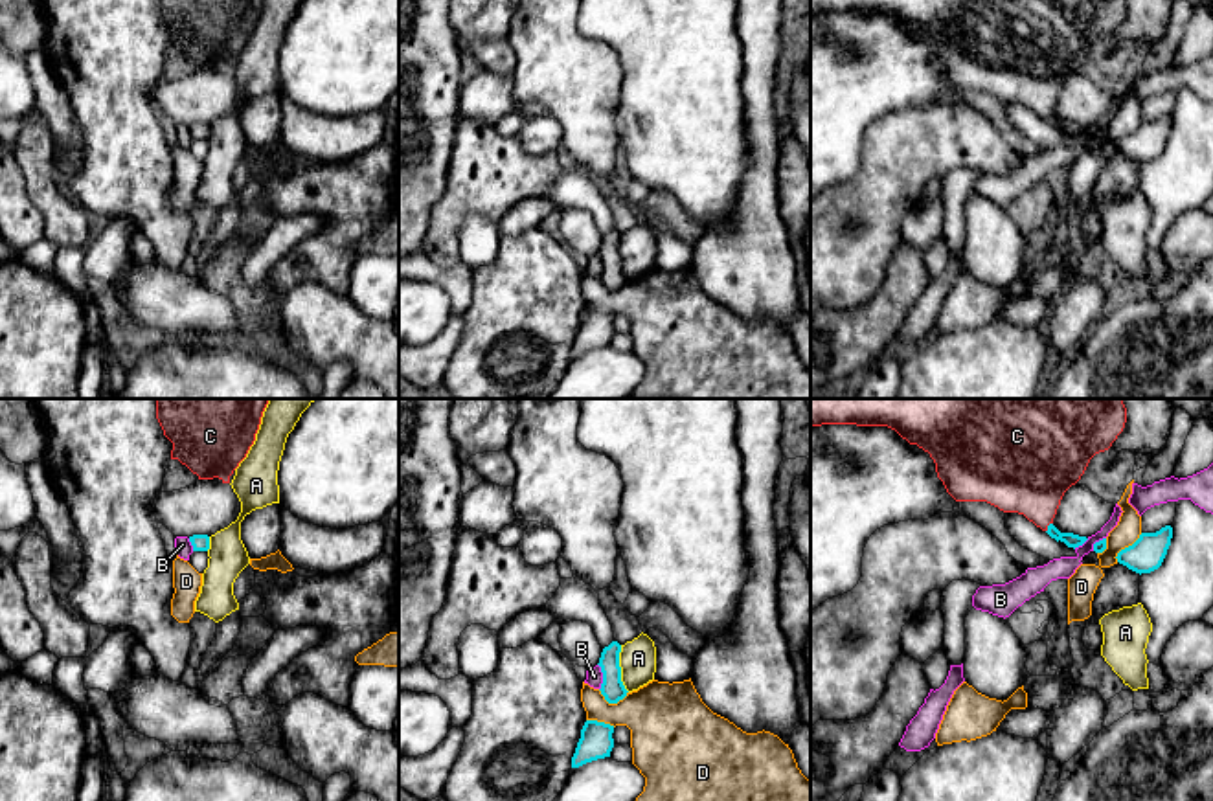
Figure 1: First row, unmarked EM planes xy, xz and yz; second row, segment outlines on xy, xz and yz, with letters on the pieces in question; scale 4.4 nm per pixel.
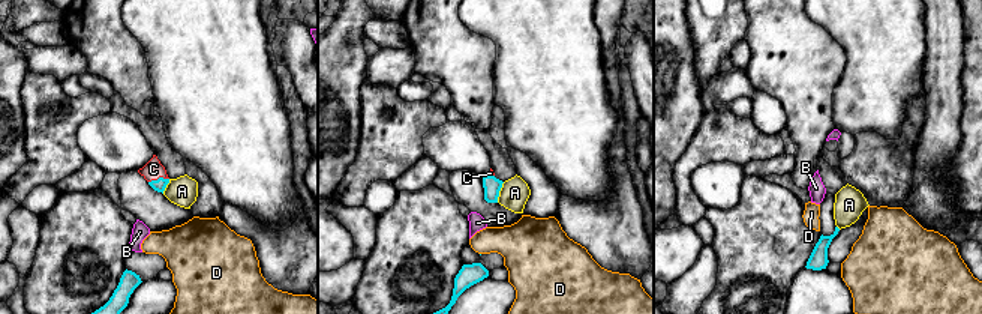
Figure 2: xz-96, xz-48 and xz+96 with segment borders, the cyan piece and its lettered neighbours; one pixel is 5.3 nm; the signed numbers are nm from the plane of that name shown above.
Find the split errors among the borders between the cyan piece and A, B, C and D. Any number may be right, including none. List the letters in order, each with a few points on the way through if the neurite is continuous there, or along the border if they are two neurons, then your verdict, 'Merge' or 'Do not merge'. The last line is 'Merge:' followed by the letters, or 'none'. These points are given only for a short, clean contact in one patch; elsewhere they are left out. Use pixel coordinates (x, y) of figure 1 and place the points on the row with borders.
A: Boundary: xz (620, 645), (620, 680), (629, 691). Do not merge
B: Boundary: xz (598, 664), (601, 673), (600, 689). Do not merge
C: Path across: yz (1072, 541), (1048, 528), (1028, 474). Merge
D: Do not merge
Merge: C

